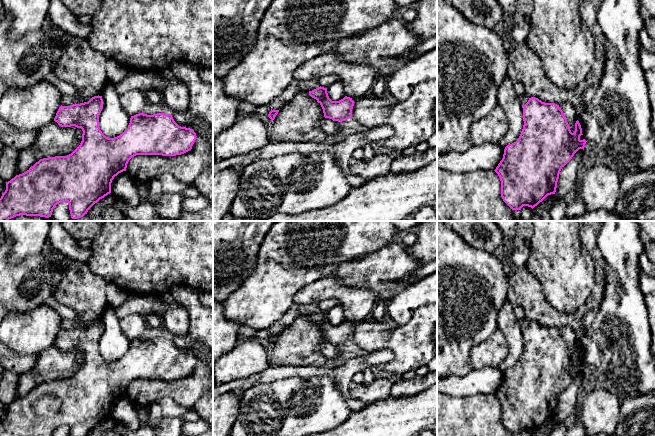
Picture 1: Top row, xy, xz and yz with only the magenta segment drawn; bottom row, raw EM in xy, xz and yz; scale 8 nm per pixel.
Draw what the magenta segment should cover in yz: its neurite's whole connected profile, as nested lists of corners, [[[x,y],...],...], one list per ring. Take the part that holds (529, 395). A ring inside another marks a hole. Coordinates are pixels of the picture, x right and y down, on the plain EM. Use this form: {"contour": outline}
{"contour": [[[531,321],[522,332],[522,356],[516,366],[505,371],[503,382],[494,394],[501,405],[501,421],[512,434],[521,434],[523,430],[533,433],[548,419],[555,418],[561,393],[579,373],[584,374],[587,366],[580,363],[583,358],[578,344],[575,355],[571,356],[559,329]]]}

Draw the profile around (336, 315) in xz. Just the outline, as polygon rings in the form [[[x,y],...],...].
[[[336,304],[327,311],[327,317],[332,325],[339,325],[343,323],[346,320],[343,306],[341,304]]]

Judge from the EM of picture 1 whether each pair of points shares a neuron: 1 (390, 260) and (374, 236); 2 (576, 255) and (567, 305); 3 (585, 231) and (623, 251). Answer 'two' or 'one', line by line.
1: two
2: one
3: two

